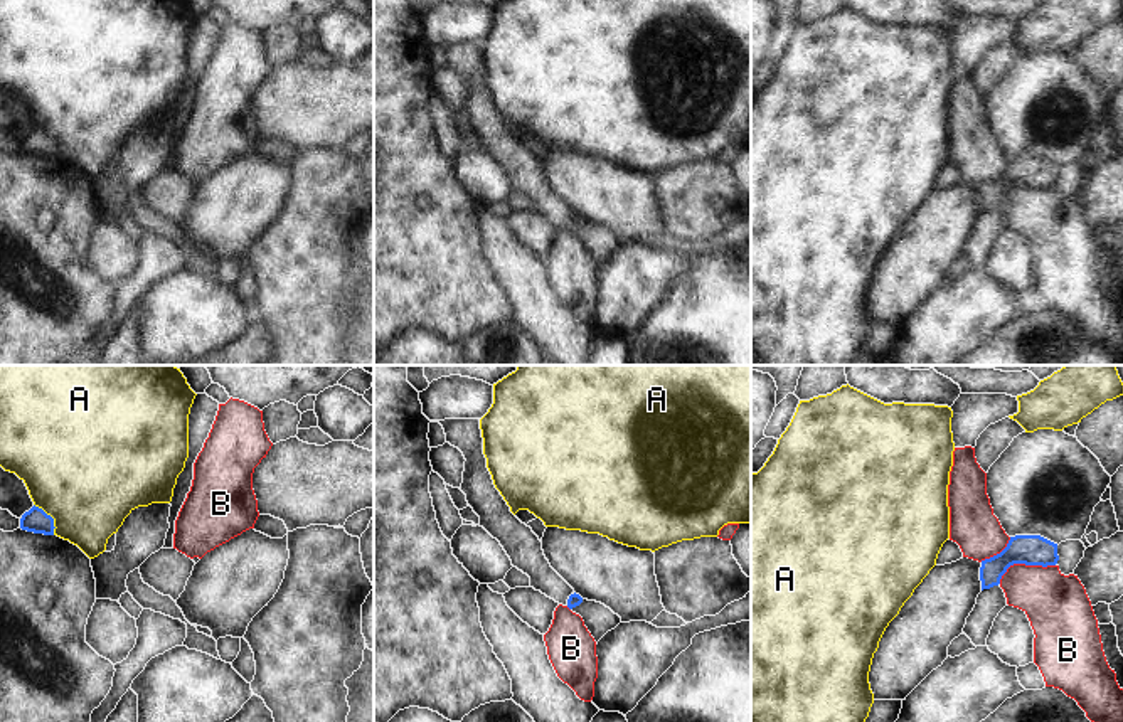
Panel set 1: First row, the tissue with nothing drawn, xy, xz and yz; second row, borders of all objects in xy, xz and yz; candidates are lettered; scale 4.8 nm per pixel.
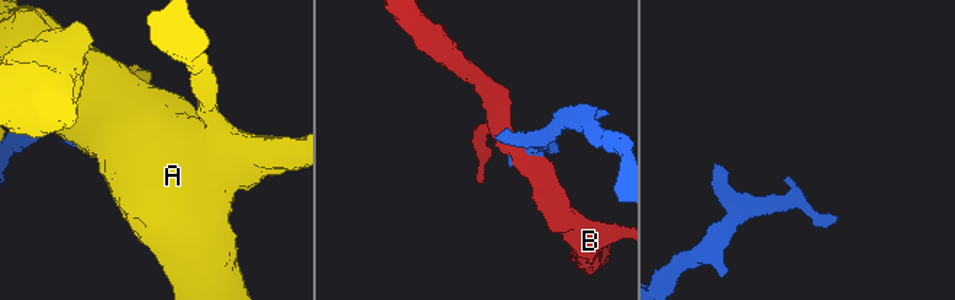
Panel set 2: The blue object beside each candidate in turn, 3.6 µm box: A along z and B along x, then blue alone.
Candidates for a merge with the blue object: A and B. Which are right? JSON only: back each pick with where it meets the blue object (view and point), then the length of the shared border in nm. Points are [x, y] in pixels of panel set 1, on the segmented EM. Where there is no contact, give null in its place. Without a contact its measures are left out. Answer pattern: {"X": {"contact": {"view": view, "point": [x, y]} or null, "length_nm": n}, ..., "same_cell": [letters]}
{"same_cell": []}

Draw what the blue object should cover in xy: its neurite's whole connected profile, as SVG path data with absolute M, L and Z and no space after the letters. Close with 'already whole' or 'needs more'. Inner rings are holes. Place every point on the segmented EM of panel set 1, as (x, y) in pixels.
M32 507L20 518L20 528L34 534L54 535L54 518L42 508Z | already whole

